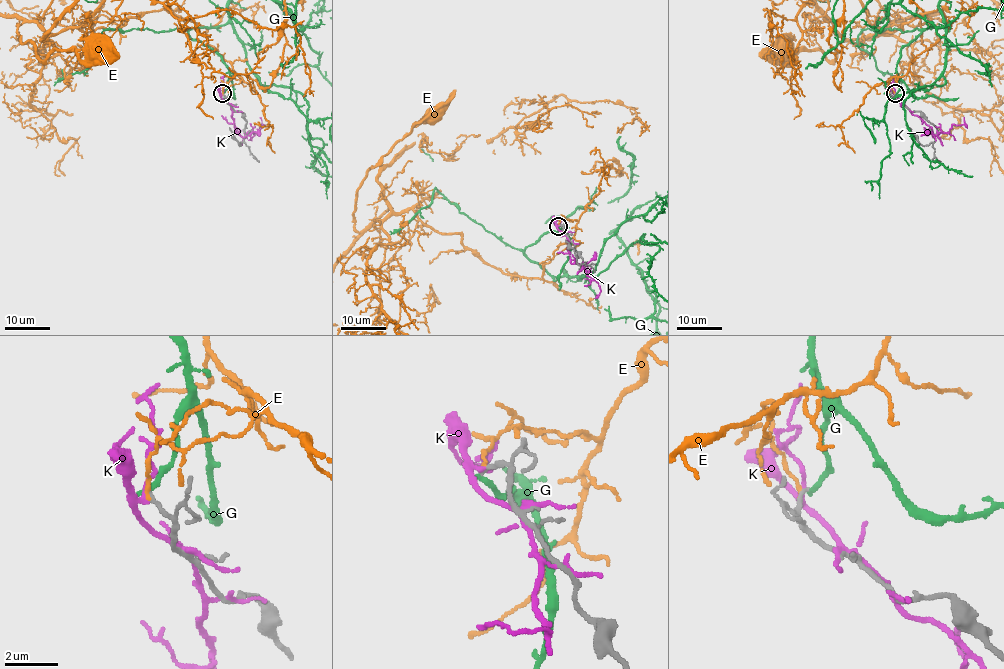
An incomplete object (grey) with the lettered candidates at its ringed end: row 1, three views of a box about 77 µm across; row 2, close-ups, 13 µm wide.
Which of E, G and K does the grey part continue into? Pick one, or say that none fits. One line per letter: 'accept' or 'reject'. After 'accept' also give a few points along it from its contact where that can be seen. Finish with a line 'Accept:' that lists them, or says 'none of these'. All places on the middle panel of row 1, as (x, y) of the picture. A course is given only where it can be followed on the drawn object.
E: reject
G: reject
K: reject
Accept: none of these

